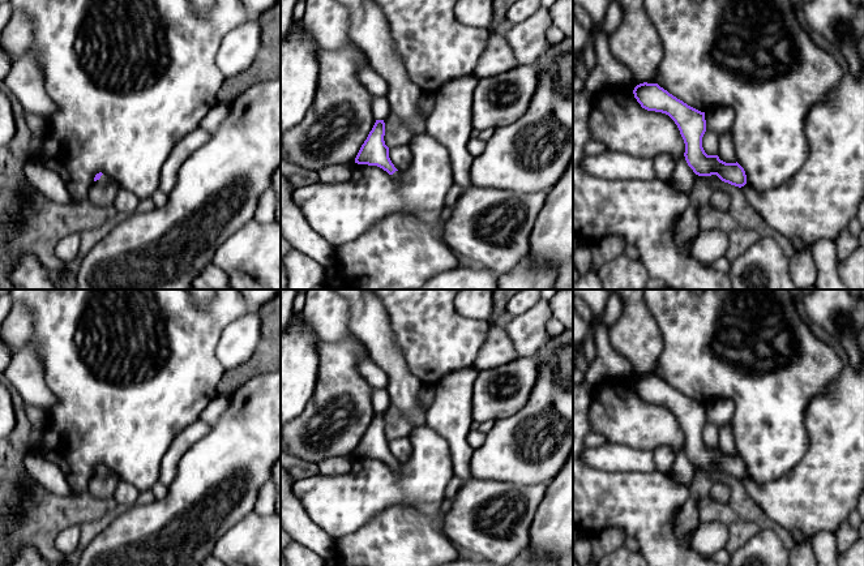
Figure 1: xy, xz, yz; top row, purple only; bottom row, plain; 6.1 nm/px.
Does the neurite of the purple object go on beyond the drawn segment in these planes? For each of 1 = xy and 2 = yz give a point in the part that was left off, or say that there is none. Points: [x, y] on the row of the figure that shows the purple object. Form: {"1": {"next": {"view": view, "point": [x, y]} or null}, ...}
{"1": {"next": {"view": "xy", "point": [105, 179]}}, "2": {"next": null}}

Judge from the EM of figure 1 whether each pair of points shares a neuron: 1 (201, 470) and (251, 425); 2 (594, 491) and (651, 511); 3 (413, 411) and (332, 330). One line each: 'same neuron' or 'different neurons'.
1: same neuron
2: same neuron
3: different neurons

